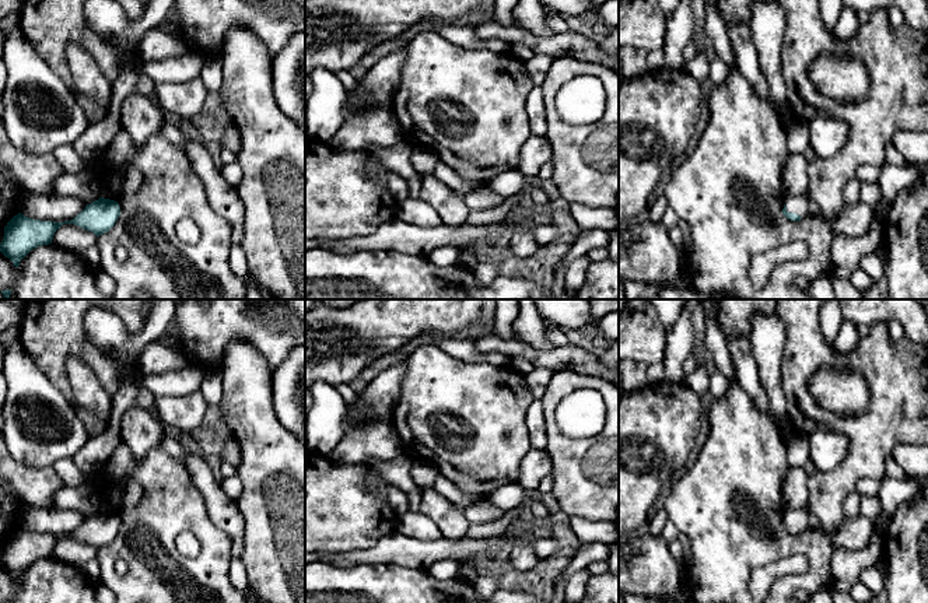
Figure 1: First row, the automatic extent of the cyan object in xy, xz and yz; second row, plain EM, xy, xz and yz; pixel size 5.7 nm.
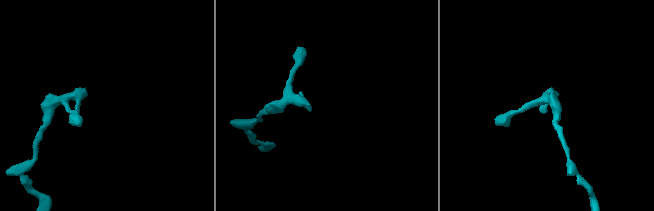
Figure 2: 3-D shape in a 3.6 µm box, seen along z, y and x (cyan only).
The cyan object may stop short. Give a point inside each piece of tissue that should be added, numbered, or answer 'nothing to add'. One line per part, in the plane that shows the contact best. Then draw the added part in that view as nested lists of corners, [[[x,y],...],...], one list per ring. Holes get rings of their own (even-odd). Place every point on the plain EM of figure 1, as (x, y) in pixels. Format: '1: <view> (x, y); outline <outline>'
1: yz (798, 518); outline [[[805,506],[795,511],[787,511],[784,518],[788,526],[794,526],[803,530],[808,527],[808,516],[809,516],[809,509],[808,506]]]

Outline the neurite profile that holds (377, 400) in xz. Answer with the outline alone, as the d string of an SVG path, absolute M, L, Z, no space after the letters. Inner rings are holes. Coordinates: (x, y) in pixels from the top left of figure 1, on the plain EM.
M406 358L381 371L361 392L360 403L349 417L349 424L361 425L391 418L405 372Z

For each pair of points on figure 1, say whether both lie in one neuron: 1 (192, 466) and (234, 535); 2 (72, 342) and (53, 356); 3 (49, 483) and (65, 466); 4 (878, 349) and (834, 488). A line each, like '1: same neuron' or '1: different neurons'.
1: same neuron
2: same neuron
3: different neurons
4: same neuron

